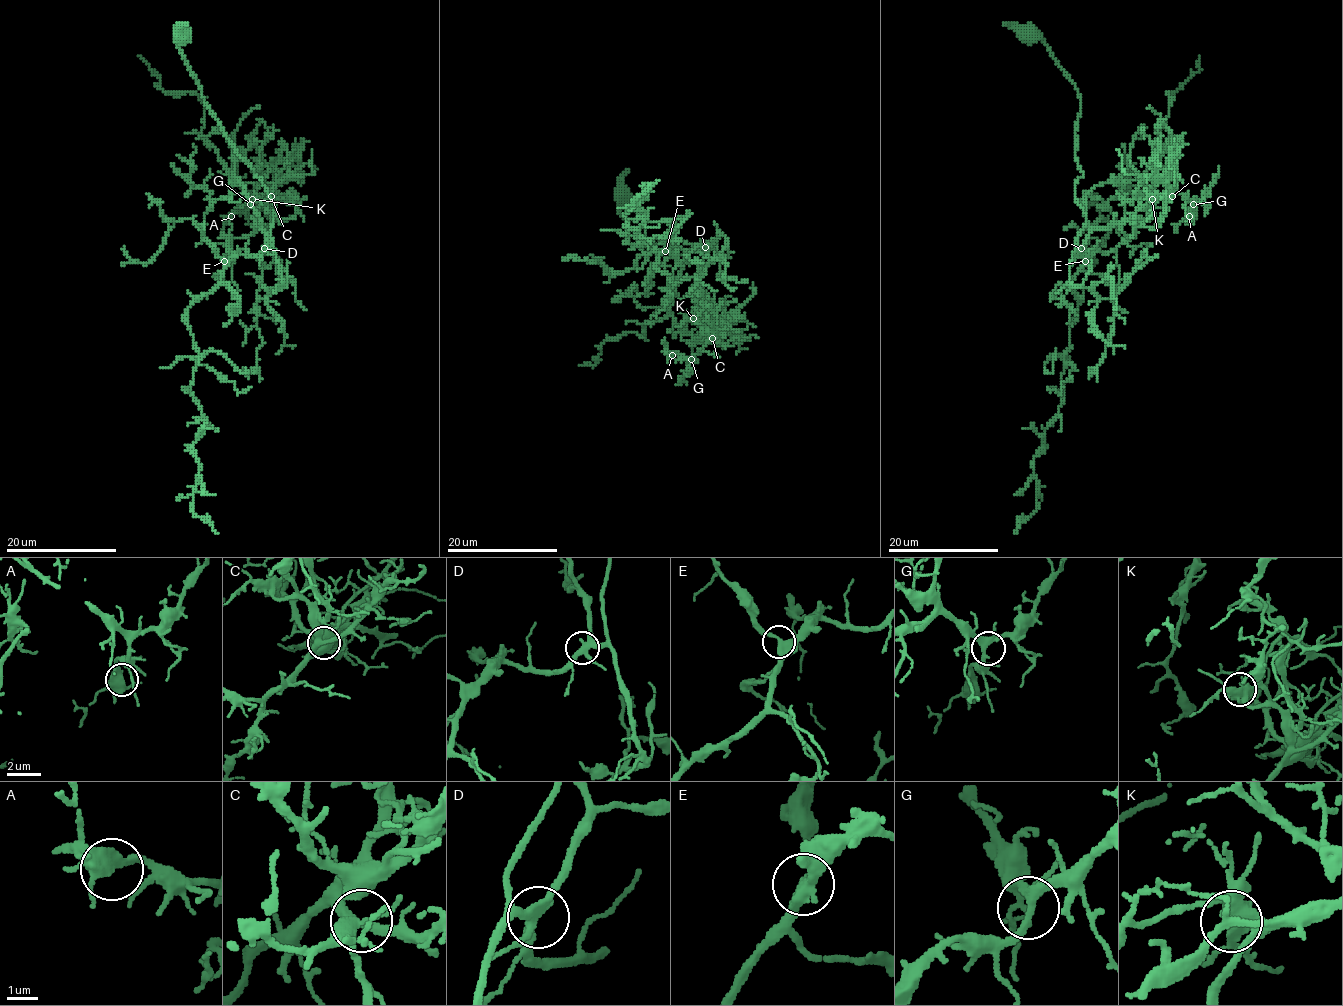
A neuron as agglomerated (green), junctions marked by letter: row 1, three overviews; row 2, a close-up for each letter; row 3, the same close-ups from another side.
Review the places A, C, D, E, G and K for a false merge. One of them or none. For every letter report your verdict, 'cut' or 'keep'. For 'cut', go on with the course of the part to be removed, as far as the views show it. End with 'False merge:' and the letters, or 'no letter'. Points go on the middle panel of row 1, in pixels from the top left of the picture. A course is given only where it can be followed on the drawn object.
A: keep
C: keep
D: keep
E: keep
G: keep
K: cut | (693, 318), (707, 326), (709, 341), (698, 322), (702, 319), (708, 324), (702, 324), (702, 331)
False merge: K

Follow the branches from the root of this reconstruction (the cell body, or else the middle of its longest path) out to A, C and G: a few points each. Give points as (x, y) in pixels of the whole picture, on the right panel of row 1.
A: (1030, 32), (1080, 99), (1076, 244), (1092, 229), (1134, 227), (1176, 193), (1189, 216)
C: (1030, 32), (1080, 99), (1076, 198), (1085, 222), (1076, 244), (1092, 229), (1134, 227), (1172, 196)
G: (1030, 32), (1080, 99), (1076, 198), (1085, 222), (1076, 244), (1092, 229), (1134, 227), (1176, 193), (1193, 204)

